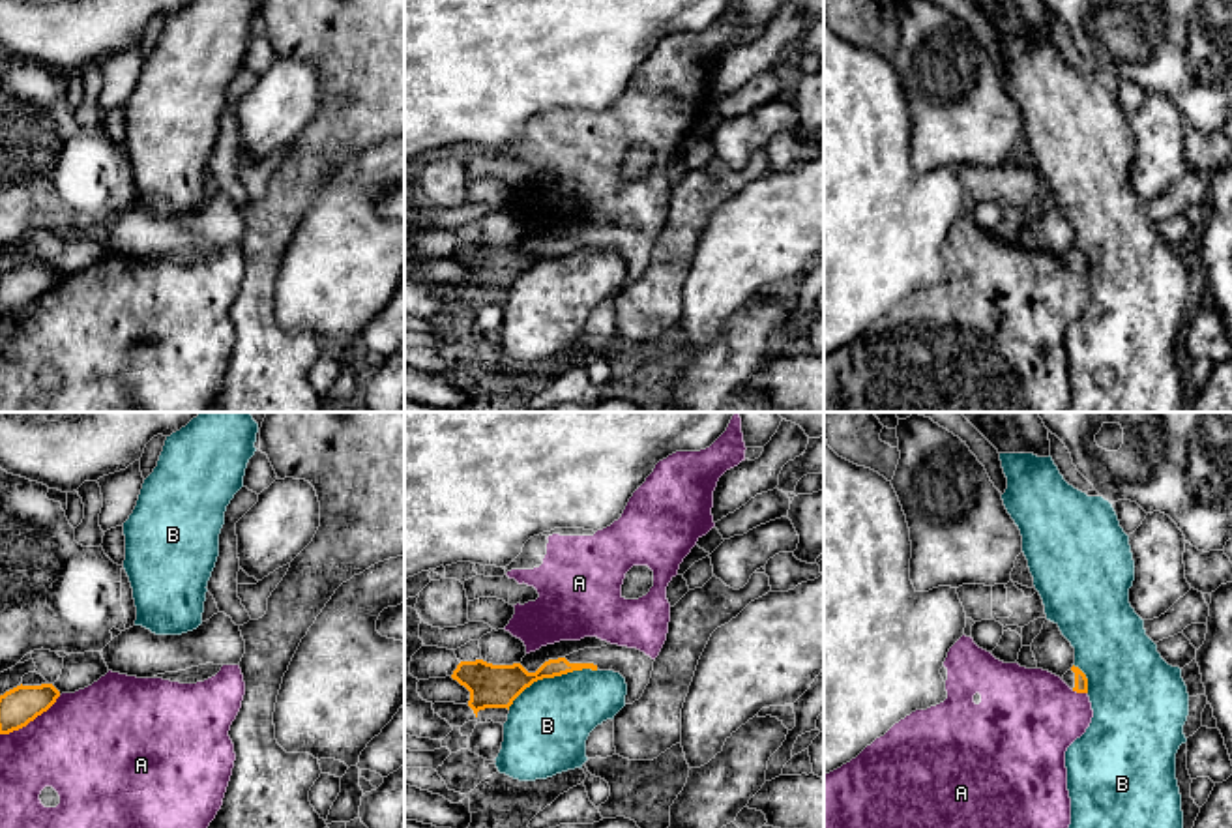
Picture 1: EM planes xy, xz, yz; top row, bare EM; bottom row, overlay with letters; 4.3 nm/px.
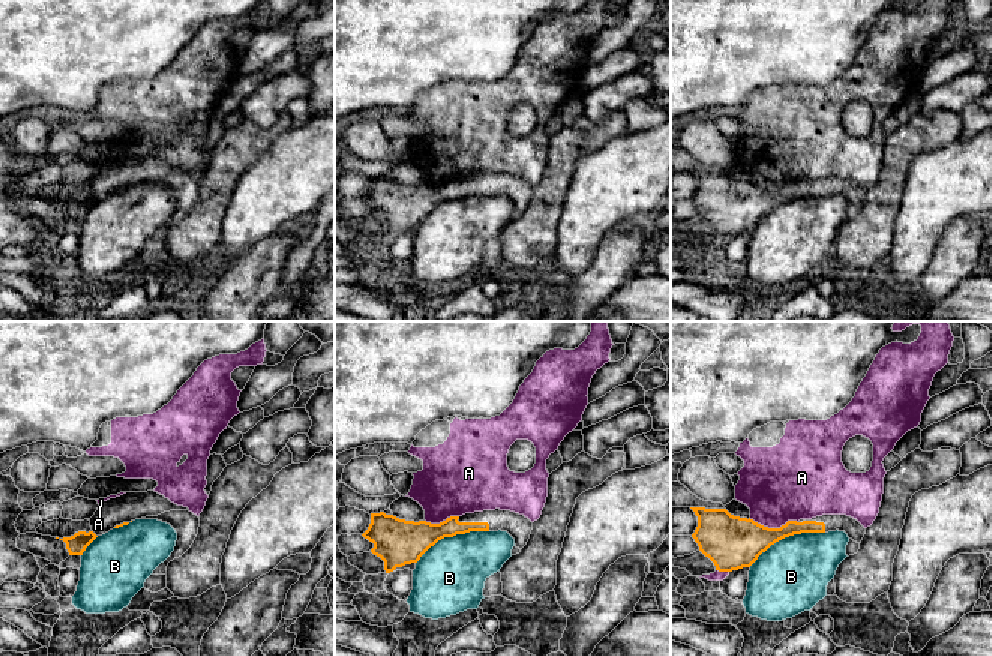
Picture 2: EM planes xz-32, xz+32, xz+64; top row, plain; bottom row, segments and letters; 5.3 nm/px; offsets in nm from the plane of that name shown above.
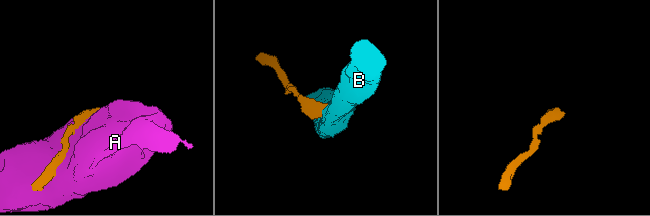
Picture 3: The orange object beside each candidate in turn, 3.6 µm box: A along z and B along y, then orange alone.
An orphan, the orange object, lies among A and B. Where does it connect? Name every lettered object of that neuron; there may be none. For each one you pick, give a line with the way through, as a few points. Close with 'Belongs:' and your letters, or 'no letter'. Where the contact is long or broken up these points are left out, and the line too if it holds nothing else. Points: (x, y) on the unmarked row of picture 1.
Belongs: no letter

